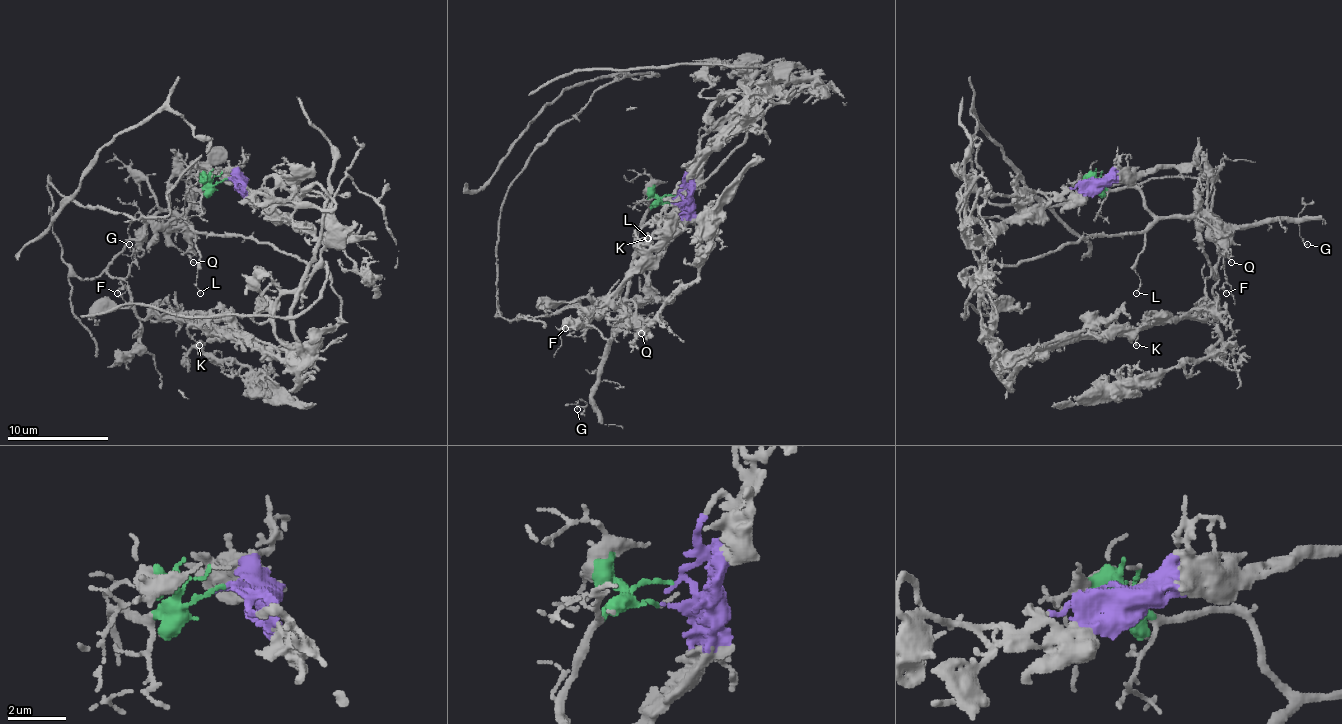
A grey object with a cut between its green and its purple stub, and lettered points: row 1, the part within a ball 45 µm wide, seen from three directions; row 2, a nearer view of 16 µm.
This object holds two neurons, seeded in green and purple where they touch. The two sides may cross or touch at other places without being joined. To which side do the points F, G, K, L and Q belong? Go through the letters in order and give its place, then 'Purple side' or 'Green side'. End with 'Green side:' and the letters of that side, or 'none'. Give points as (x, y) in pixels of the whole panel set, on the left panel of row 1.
F: Place: (117, 293). Green side
G: Place: (129, 244). Green side
K: Place: (199, 345). Purple side
L: Place: (200, 293). Green side
Q: Place: (193, 262). Green side
Green side: F, G, L, Q

